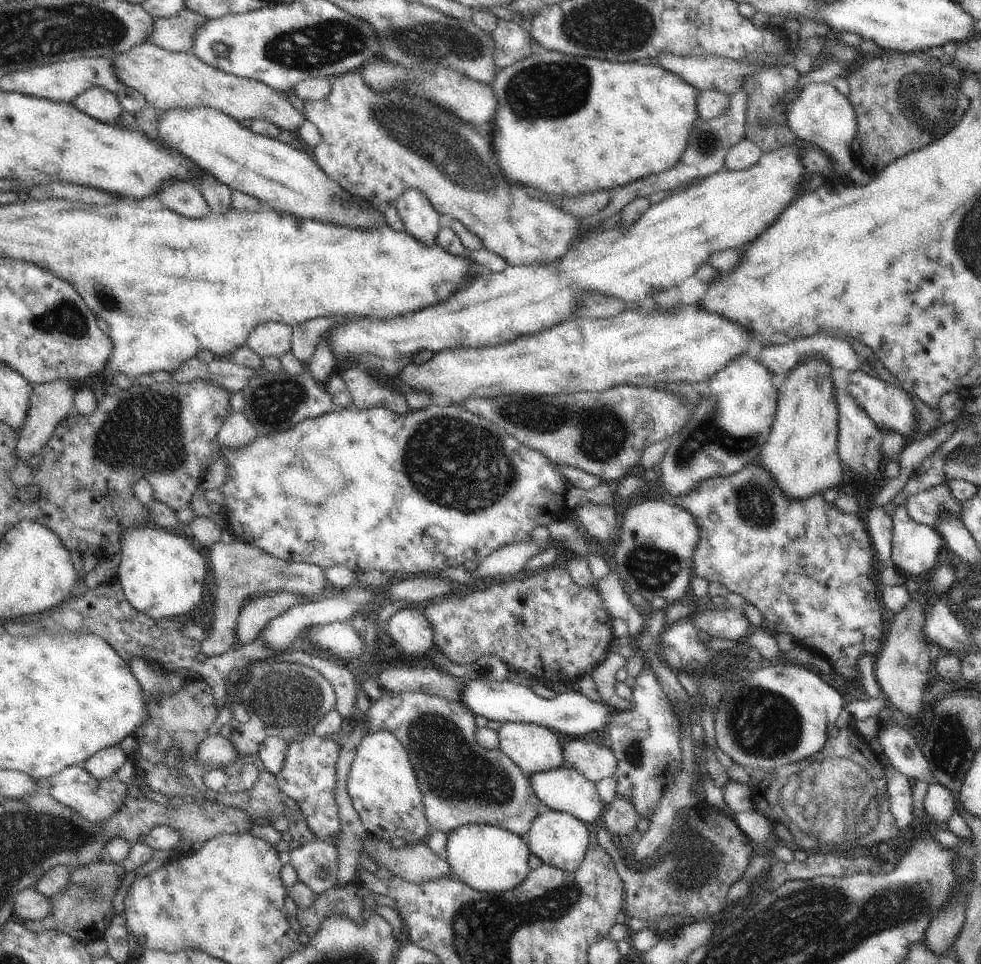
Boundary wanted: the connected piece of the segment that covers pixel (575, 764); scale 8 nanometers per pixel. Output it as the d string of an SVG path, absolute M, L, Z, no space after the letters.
M569 738L563 741L563 761L561 766L576 769L592 782L614 775L617 769L617 758L613 750L586 742L582 738Z

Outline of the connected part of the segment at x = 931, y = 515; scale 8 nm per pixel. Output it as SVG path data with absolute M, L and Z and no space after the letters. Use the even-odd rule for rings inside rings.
M946 483L933 486L915 496L908 496L904 503L907 504L907 513L912 520L935 529L944 512L962 522L962 503L952 495Z

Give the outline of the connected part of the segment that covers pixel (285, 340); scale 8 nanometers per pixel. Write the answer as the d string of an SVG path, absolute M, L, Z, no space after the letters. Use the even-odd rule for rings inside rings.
M268 321L249 333L245 343L261 358L280 358L292 348L293 328L283 322Z

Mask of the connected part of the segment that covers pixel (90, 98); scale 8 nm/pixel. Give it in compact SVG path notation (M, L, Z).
M101 86L85 90L73 100L72 105L103 123L116 122L123 111L117 94Z

